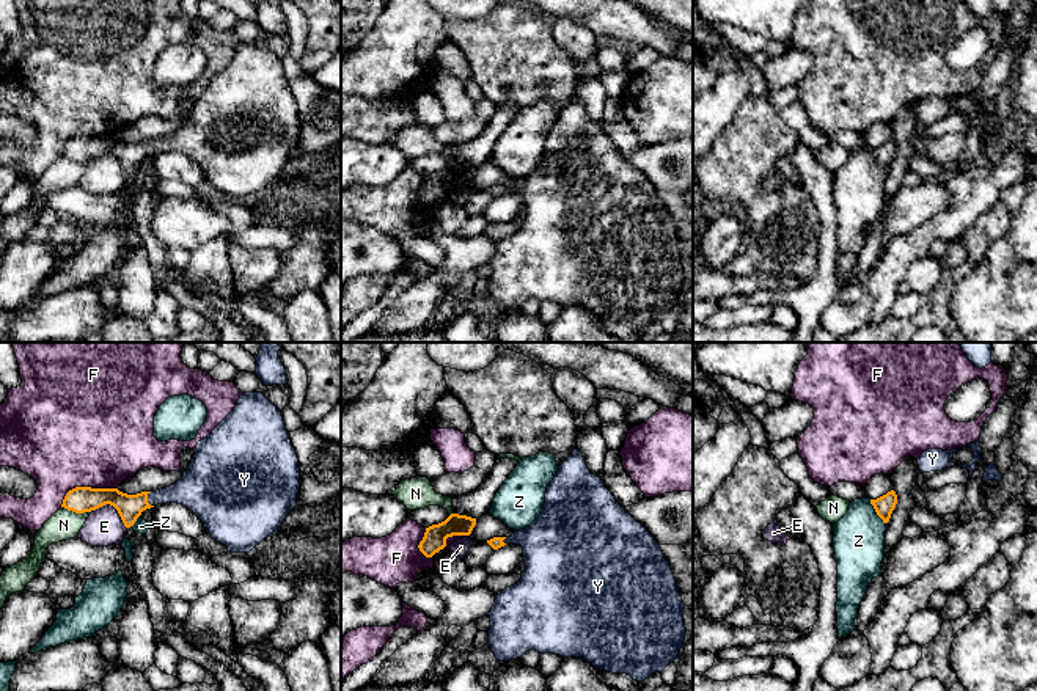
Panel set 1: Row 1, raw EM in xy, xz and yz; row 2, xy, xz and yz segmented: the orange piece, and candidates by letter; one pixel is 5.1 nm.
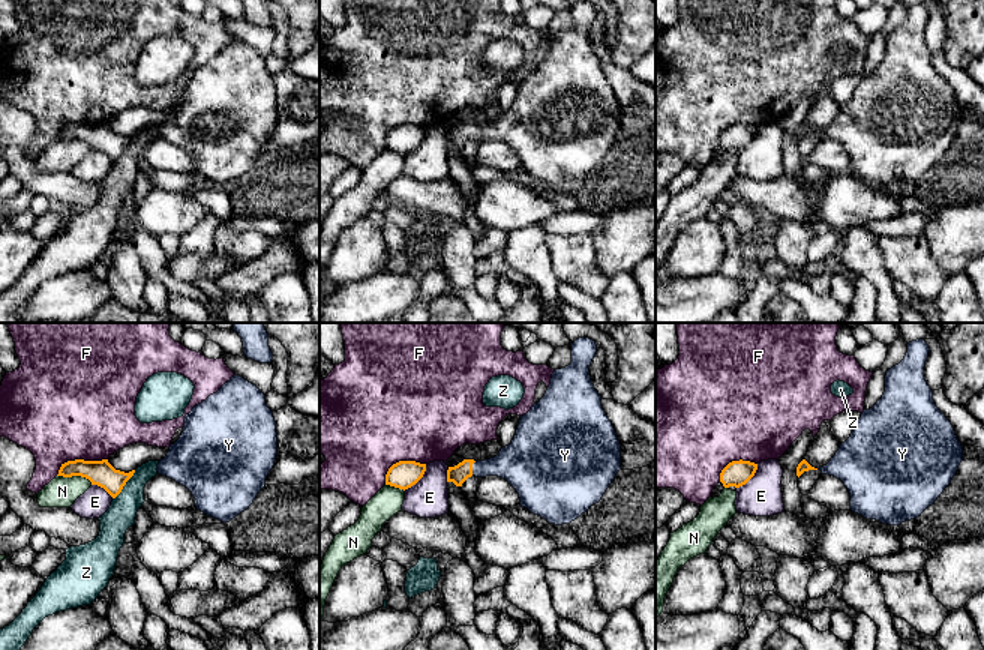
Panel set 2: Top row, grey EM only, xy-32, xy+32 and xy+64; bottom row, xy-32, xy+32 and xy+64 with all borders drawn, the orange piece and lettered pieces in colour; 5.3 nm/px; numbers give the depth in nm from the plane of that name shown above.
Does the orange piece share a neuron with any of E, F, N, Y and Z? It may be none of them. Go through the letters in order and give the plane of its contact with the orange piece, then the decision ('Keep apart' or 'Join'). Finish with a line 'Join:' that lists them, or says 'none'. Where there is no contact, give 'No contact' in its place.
E: Touches orange in xy. Keep apart
F: Touches orange in xy. Keep apart
N: Touches orange in xy. Keep apart
Y: Touches orange in xy. Join
Z: Touches orange in yz. Keep apart
Join: Y

